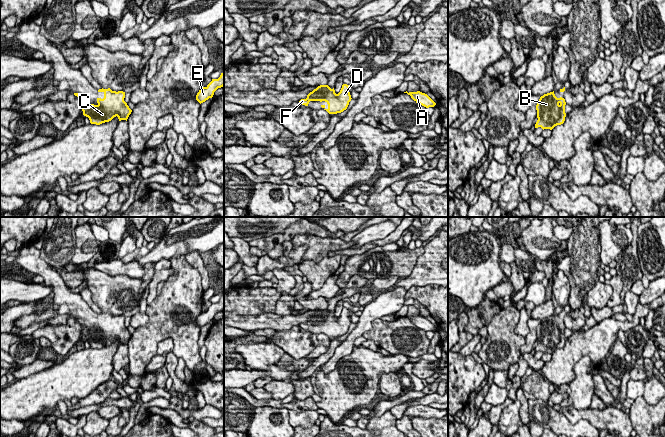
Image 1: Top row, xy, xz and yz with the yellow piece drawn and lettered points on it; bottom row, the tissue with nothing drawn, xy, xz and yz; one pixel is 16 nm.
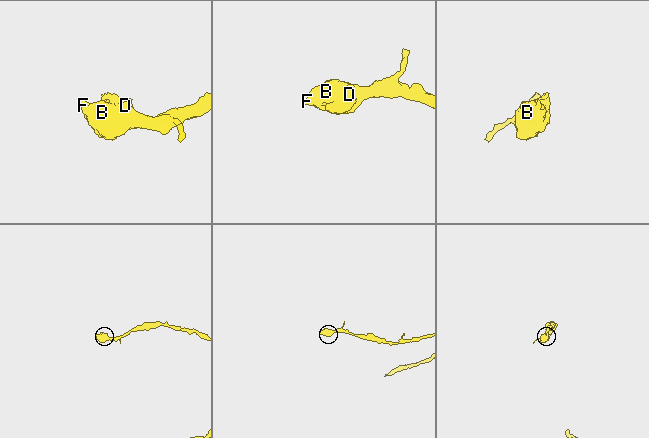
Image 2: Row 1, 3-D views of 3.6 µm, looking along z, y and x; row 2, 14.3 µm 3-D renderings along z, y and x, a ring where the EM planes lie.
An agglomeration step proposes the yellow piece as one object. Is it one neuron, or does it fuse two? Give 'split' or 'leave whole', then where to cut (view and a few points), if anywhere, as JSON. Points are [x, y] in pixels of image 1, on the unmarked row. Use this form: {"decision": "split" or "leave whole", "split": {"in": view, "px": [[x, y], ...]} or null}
{"decision": "leave whole", "split": null}

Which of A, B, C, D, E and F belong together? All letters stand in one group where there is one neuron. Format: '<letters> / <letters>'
A B C D E F

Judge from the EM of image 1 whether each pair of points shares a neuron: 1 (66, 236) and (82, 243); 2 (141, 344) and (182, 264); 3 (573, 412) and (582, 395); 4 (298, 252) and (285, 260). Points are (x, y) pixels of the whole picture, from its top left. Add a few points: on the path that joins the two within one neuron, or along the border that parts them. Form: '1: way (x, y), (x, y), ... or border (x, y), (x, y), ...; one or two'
1: border (76, 227), (75, 252), (71, 262); two
2: way (161, 324), (180, 301), (182, 284); one
3: way (577, 408), (581, 404), (581, 399); one
4: way (295, 255), (288, 260); one

